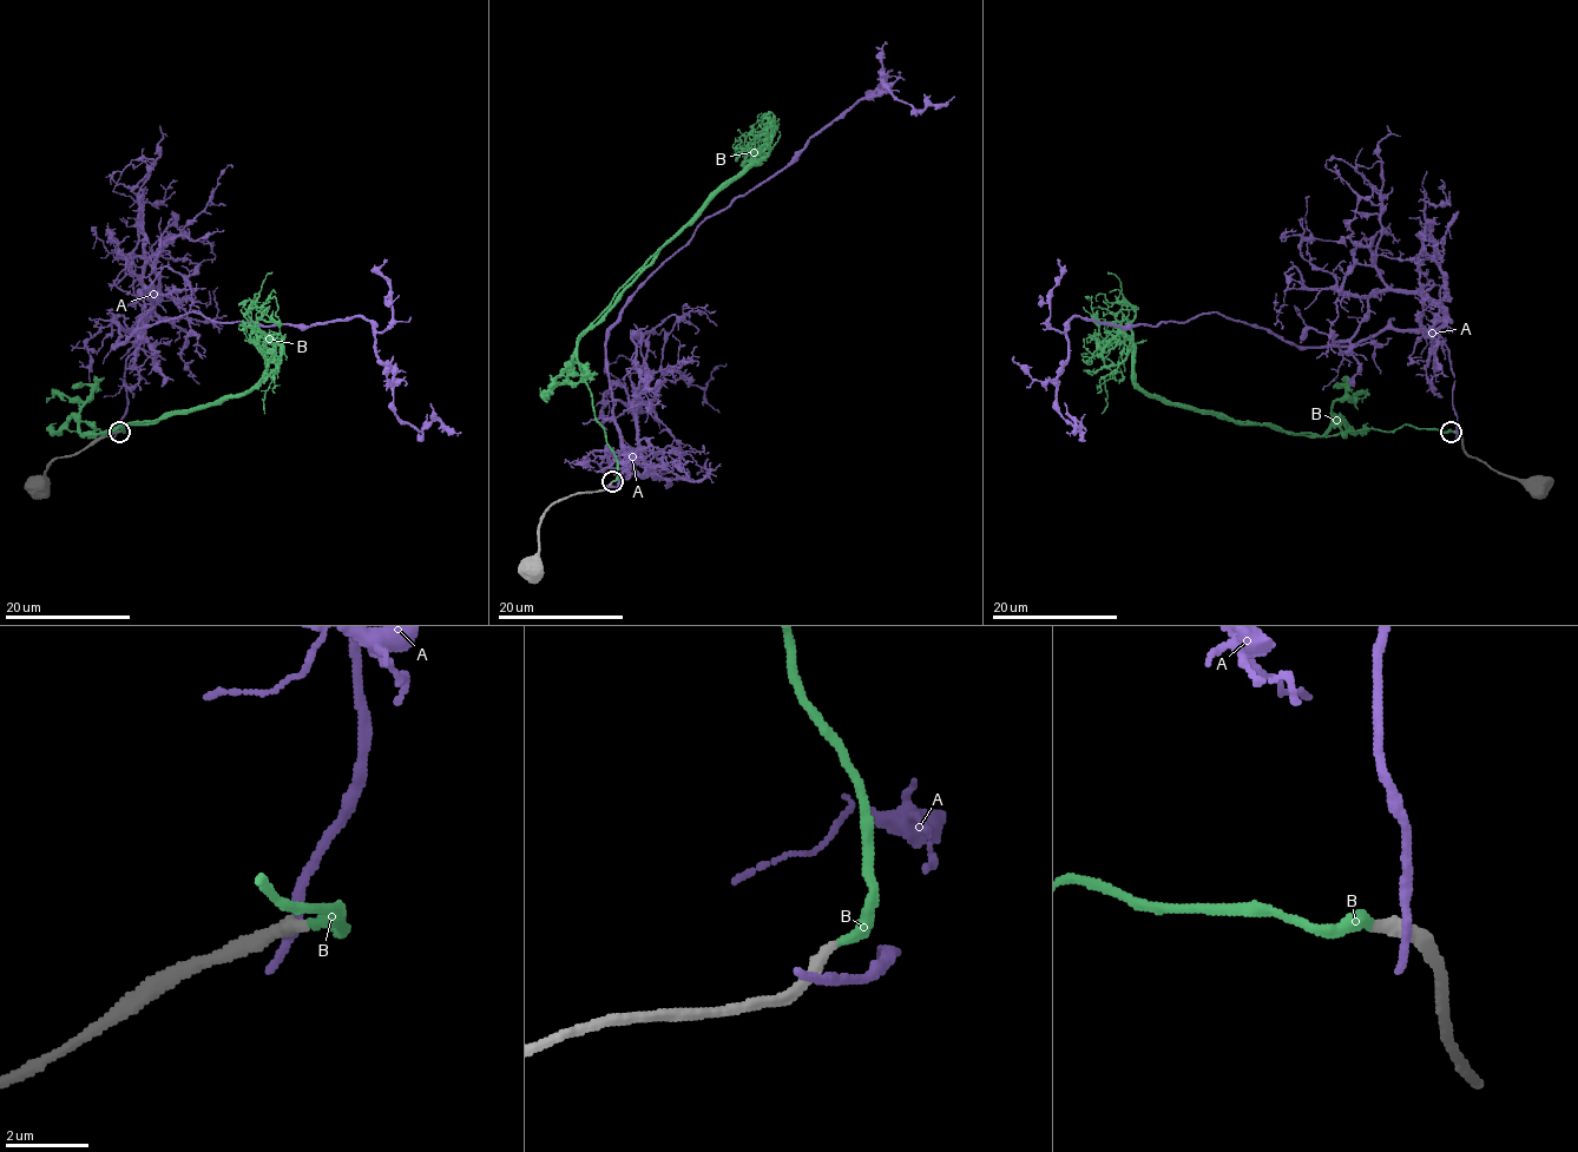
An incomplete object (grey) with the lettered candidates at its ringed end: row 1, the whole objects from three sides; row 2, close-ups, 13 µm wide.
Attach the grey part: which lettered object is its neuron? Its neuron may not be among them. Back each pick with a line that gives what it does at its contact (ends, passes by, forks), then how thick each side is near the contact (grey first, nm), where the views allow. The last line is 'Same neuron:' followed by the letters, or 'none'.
B: it ends | 320/320 nm
Same neuron: B

